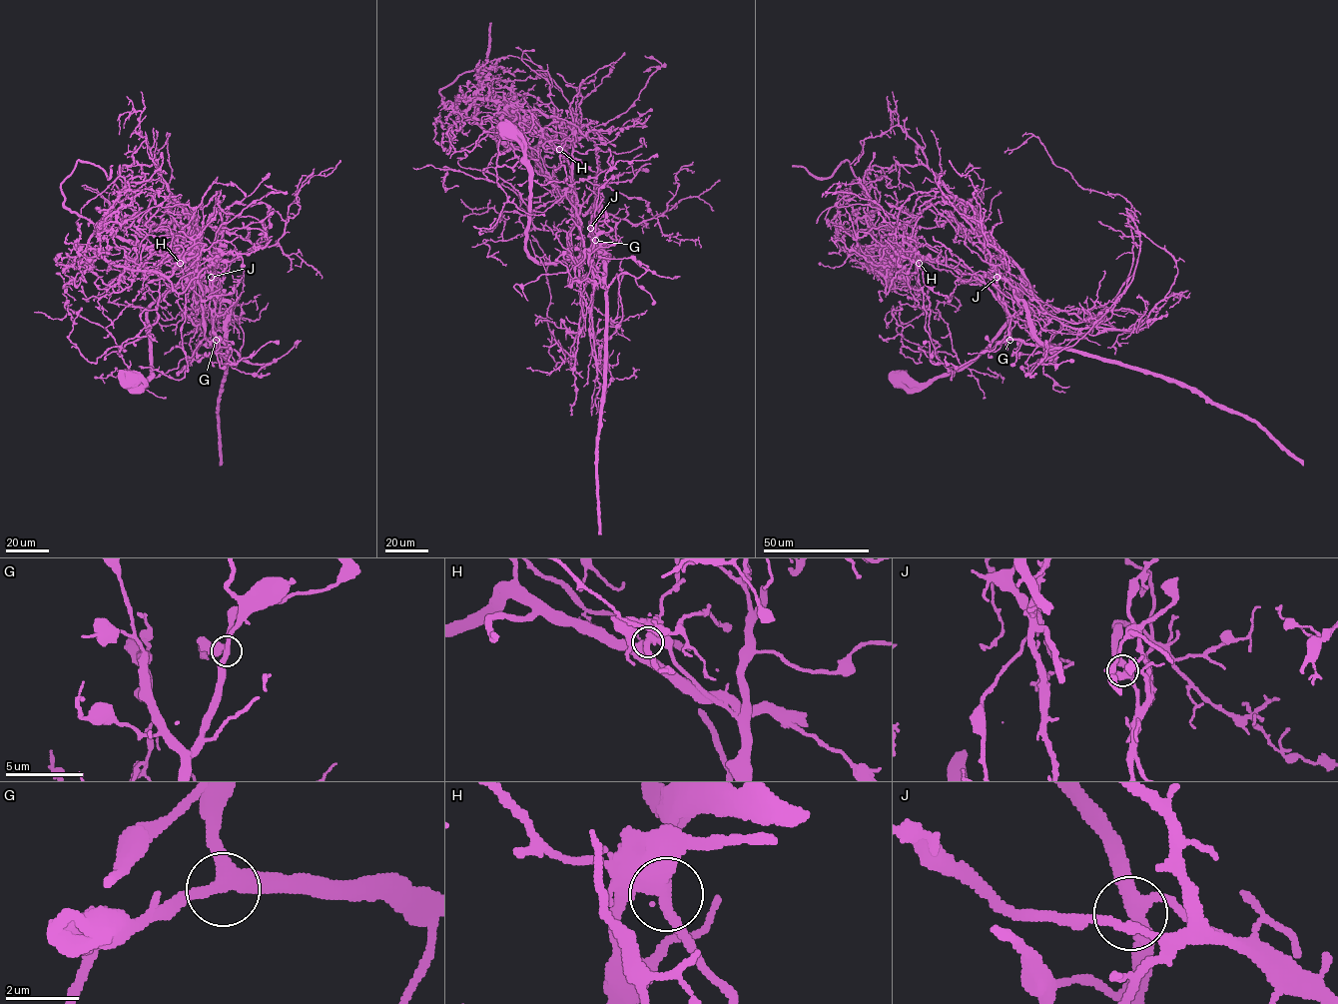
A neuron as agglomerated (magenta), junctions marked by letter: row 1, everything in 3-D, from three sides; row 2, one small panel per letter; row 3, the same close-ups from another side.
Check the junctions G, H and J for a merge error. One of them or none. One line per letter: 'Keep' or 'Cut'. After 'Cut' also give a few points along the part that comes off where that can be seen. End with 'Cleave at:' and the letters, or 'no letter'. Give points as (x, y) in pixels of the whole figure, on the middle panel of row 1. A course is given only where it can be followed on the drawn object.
G: Keep
H: Cut. Course of the part to remove: (559, 150), (537, 146), (535, 161), (498, 166), (495, 133), (456, 151), (451, 127), (446, 153), (450, 145)
J: Keep
Cleave at: H

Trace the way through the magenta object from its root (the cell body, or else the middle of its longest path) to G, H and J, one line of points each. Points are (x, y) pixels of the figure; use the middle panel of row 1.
G: (505, 129), (528, 167), (526, 252), (558, 263), (593, 247), (598, 254), (595, 240)
H: (505, 129), (521, 146), (528, 167), (526, 252), (541, 263), (573, 260), (581, 250), (573, 161), (559, 150)
J: (505, 129), (502, 131), (521, 146), (528, 167), (526, 252), (541, 263), (576, 260), (591, 244), (590, 228)

